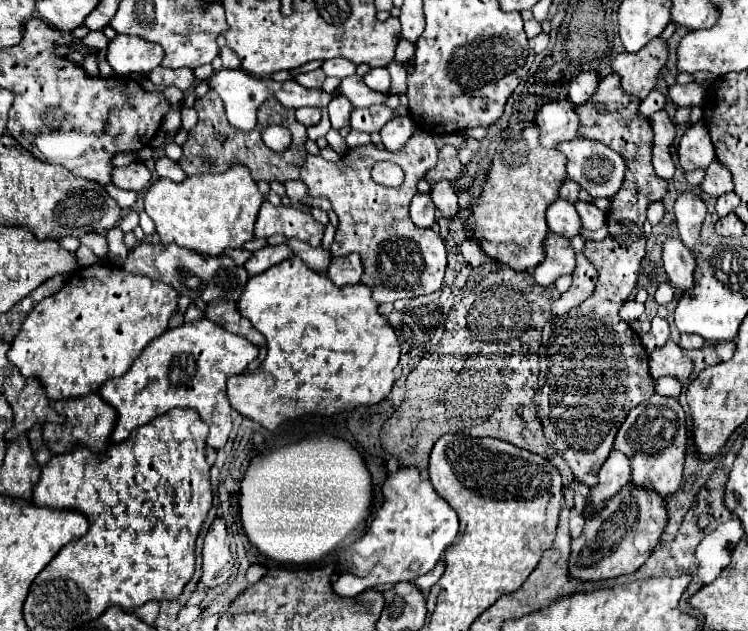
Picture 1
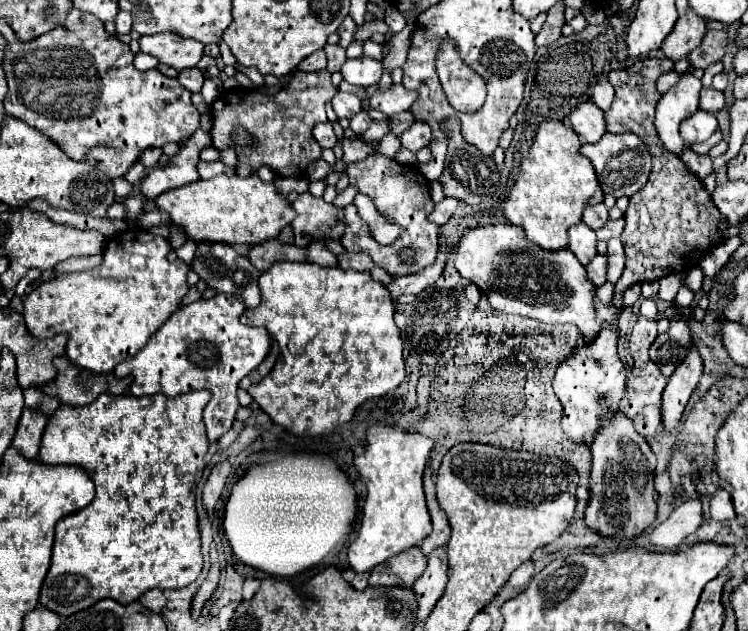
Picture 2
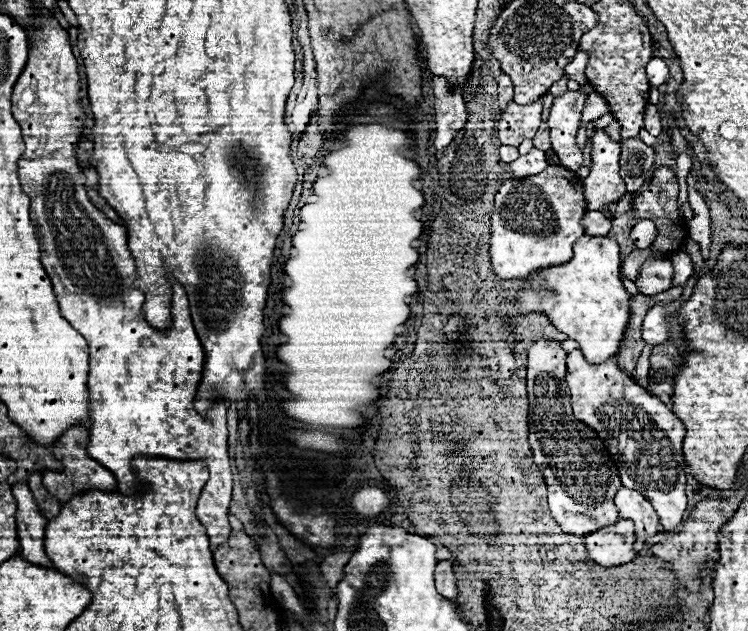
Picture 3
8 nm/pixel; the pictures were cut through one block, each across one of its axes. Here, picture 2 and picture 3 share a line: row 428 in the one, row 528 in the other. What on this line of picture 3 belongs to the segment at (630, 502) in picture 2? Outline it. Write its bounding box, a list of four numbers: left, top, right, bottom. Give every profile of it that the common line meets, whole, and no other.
[586,520,636,568]

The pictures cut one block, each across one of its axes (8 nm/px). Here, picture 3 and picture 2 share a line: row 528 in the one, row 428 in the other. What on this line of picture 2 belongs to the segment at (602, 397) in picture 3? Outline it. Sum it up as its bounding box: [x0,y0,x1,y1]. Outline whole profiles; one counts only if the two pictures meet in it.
[662,346,702,430]

